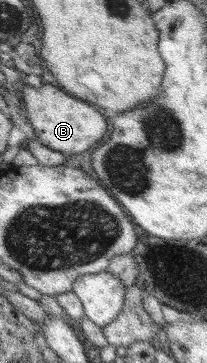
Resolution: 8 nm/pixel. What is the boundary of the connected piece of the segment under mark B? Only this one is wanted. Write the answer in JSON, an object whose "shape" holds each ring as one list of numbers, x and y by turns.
{"shape":[[24,84,19,95,36,138,36,140,27,139,23,147,35,157,36,163,41,166,63,165,67,161,65,160,67,156,81,154,97,146,97,142,101,142,101,138,107,132,107,124,99,111,85,101,69,96,59,87,44,84,39,88,33,88]]}

